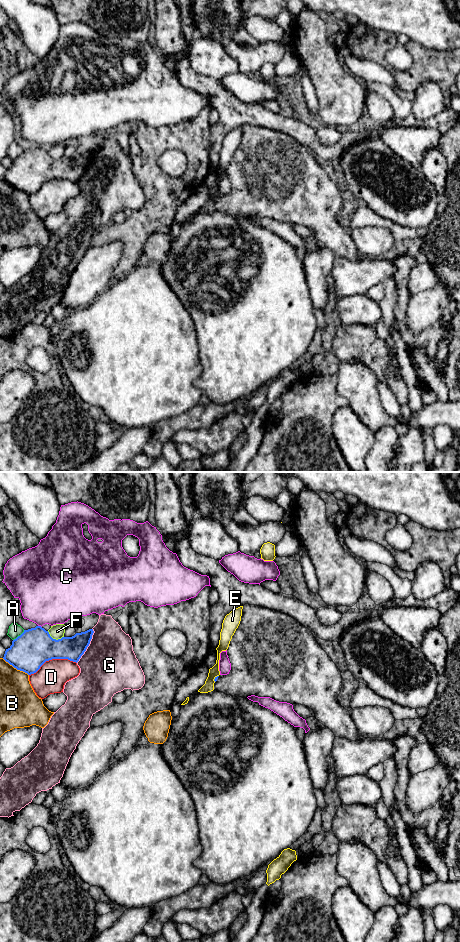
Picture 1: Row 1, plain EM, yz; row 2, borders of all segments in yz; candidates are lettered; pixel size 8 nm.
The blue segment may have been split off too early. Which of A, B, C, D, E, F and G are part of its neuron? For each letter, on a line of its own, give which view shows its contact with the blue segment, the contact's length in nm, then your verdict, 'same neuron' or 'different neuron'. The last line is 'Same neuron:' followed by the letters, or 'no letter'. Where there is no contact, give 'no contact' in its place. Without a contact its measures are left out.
A: contact in yz; length 130 nm; different neuron
B: contact in yz; length 260 nm; different neuron
C: contact in yz; length 40 nm; different neuron
D: contact in yz; length 400 nm; different neuron
E: contact in yz; length 70 nm; different neuron
F: contact in yz; length 140 nm; different neuron
G: contact in yz; length 300 nm; different neuron
Same neuron: no letter

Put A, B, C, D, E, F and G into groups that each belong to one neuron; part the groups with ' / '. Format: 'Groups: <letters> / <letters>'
Groups: A / B / C / D / E / F / G

